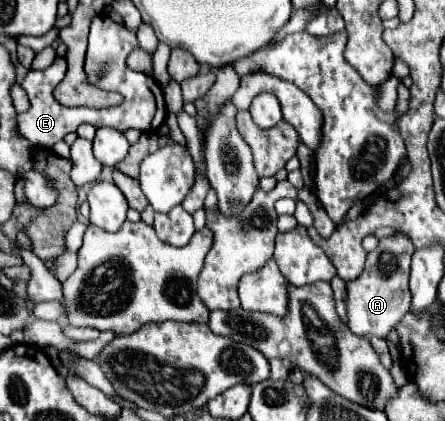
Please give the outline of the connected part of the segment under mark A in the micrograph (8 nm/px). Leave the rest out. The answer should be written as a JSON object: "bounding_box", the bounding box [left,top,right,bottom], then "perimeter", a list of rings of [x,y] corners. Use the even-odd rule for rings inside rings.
{"bounding_box":[347,234,413,338],"perimeter":[[[403,234],[379,240],[379,246],[369,252],[363,274],[347,284],[347,326],[357,336],[377,336],[387,338],[389,330],[399,324],[399,320],[409,312],[411,294],[407,290],[409,266],[413,256],[411,240]]]}

